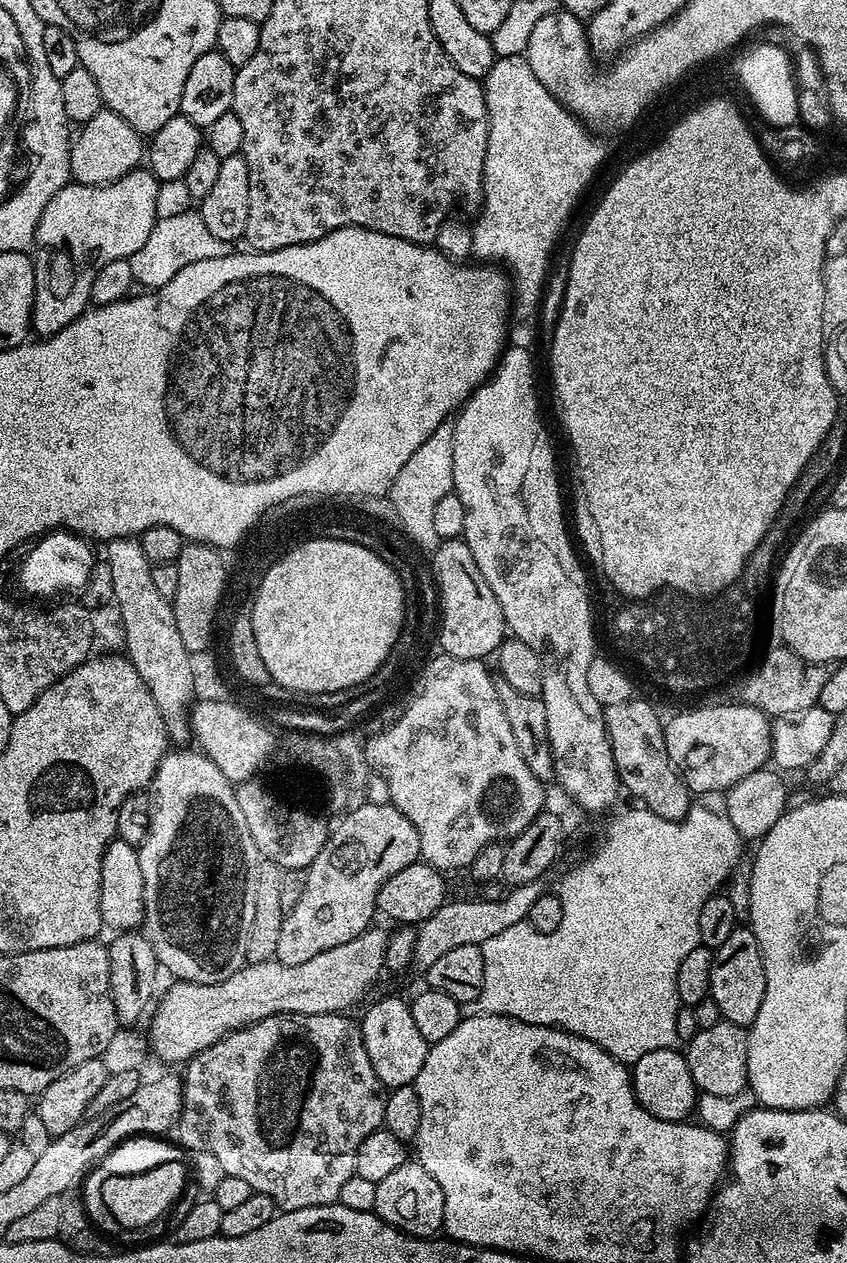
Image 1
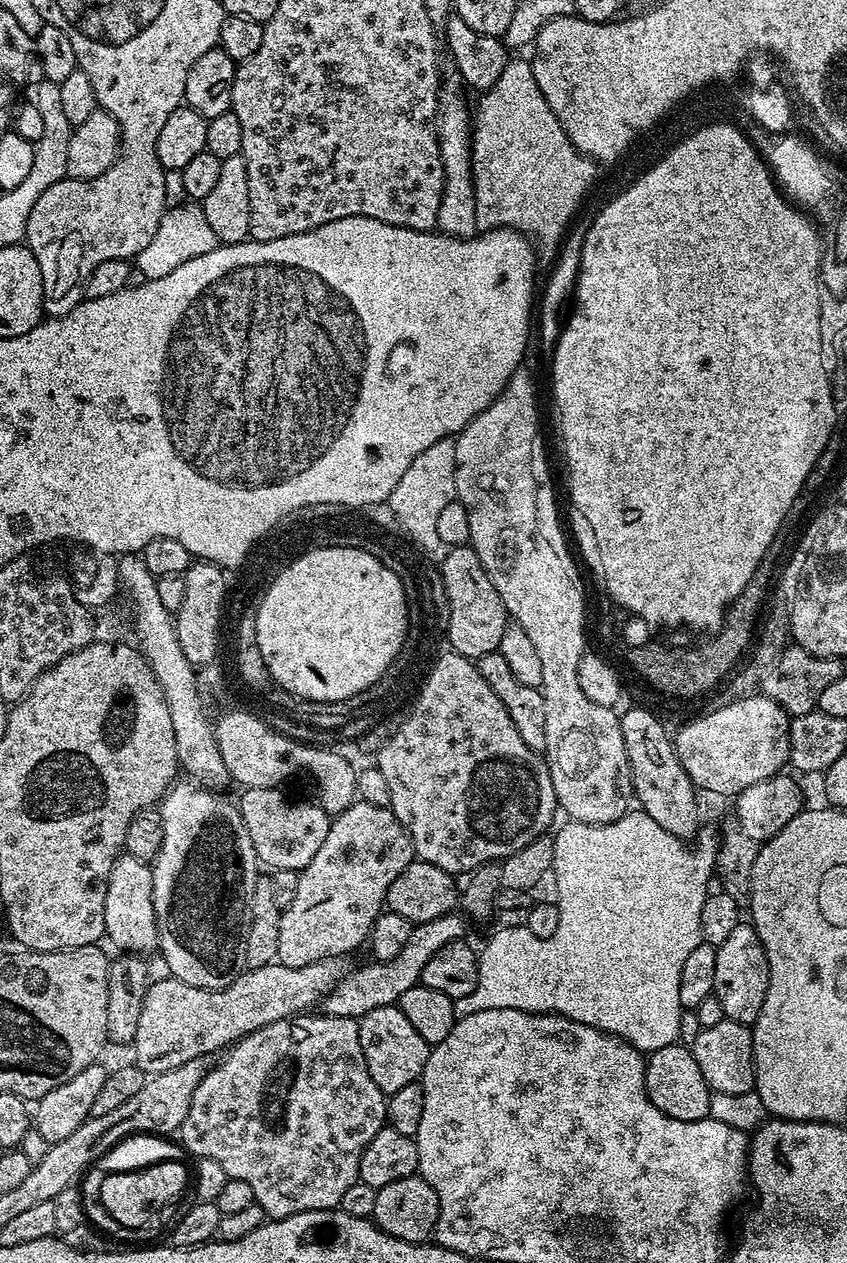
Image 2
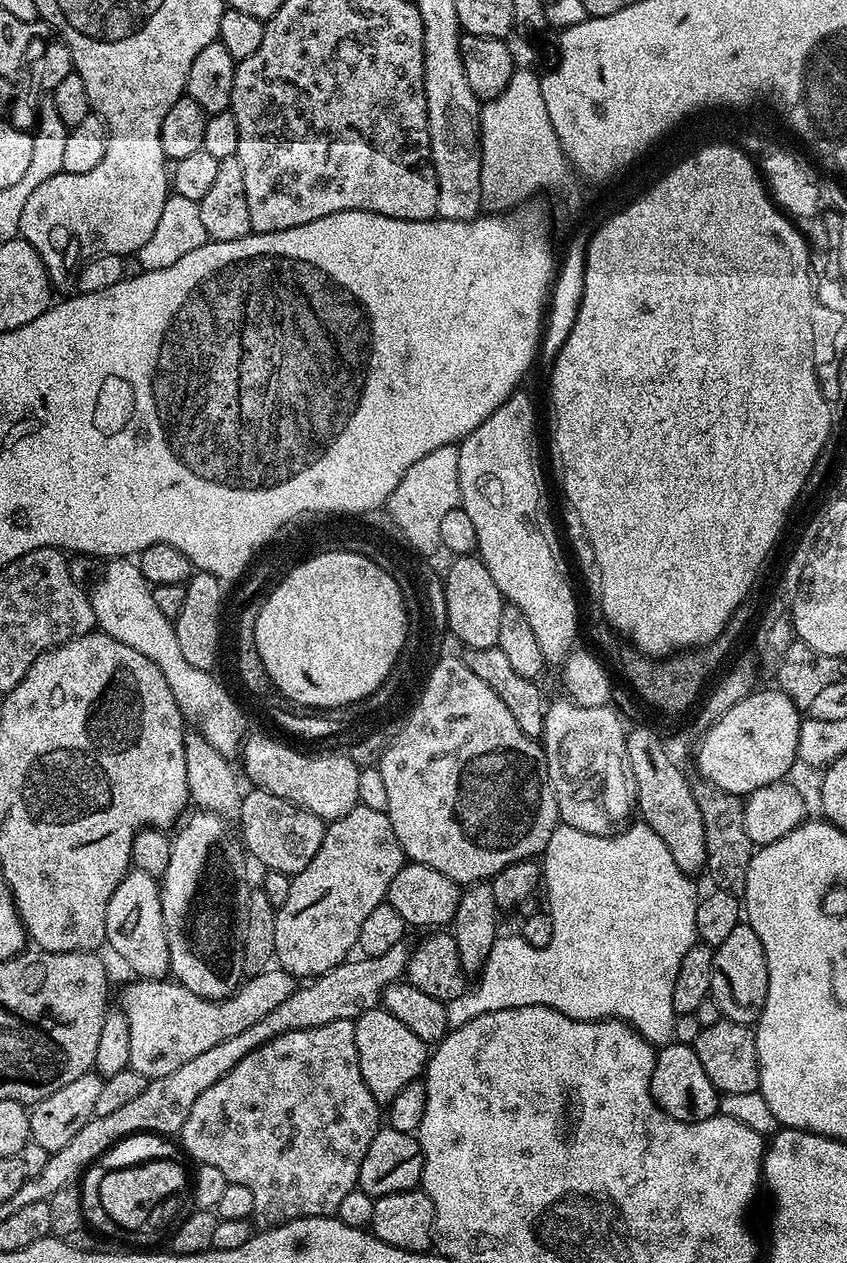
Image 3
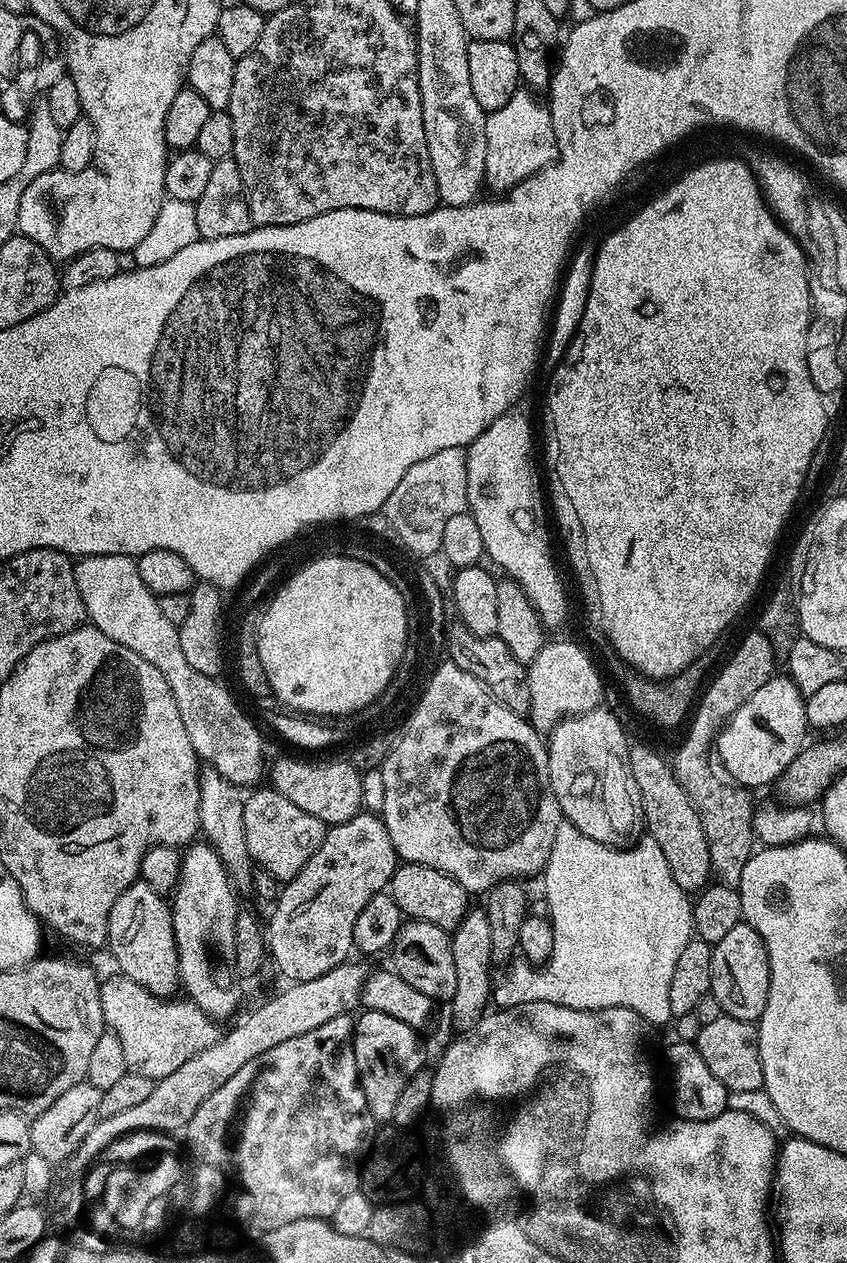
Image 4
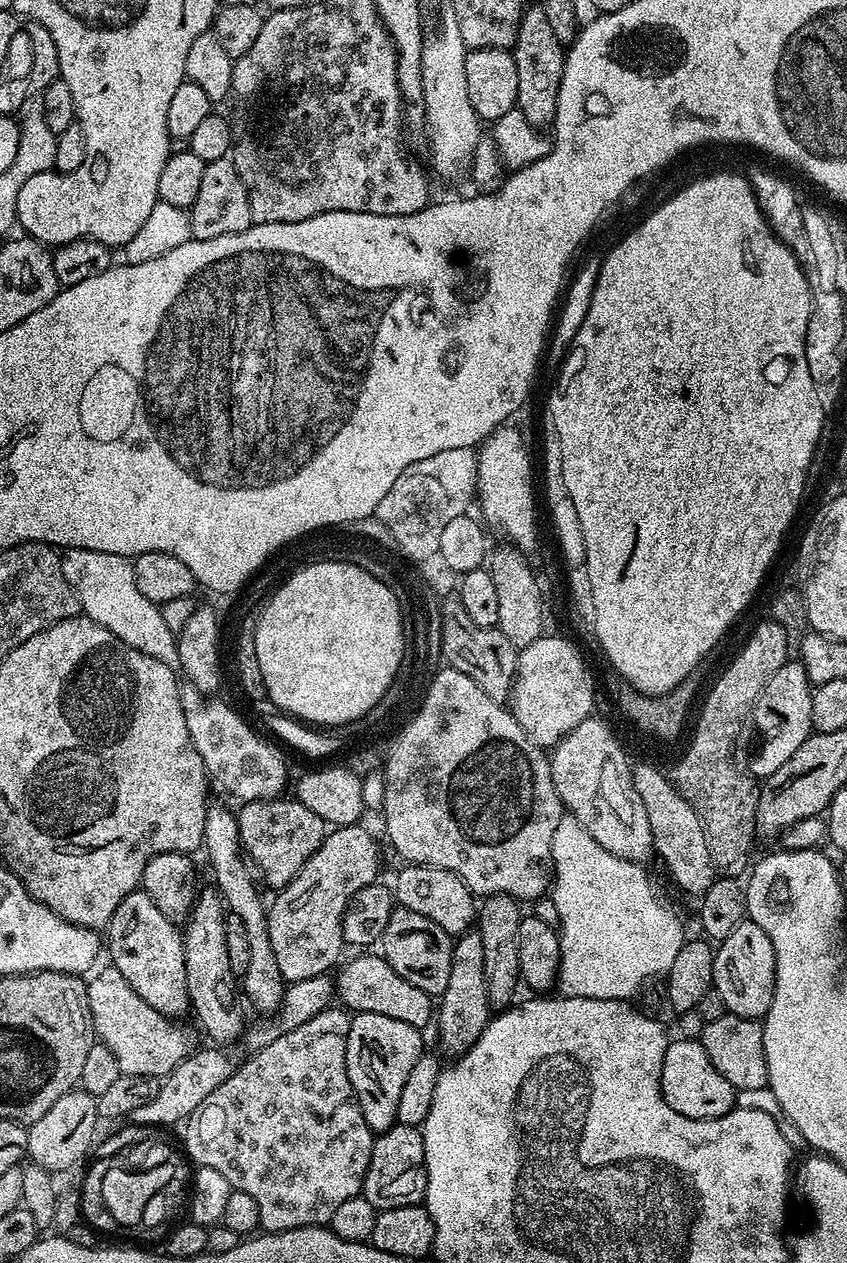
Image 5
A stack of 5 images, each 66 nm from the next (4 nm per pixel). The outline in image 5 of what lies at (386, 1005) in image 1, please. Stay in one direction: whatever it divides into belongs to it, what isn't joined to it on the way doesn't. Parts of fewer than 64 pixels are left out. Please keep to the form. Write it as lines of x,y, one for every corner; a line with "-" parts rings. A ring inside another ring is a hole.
357,1012
351,1017
346,1038
346,1070
350,1074
350,1086
356,1095
362,1116
366,1118
366,1126
370,1126
373,1134
390,1130
397,1123
398,1098
402,1098
402,1086
414,1062
425,1055
424,1040
421,1029
410,1026
406,1022
398,1022
398,1018
386,1018
386,1014
370,1014

